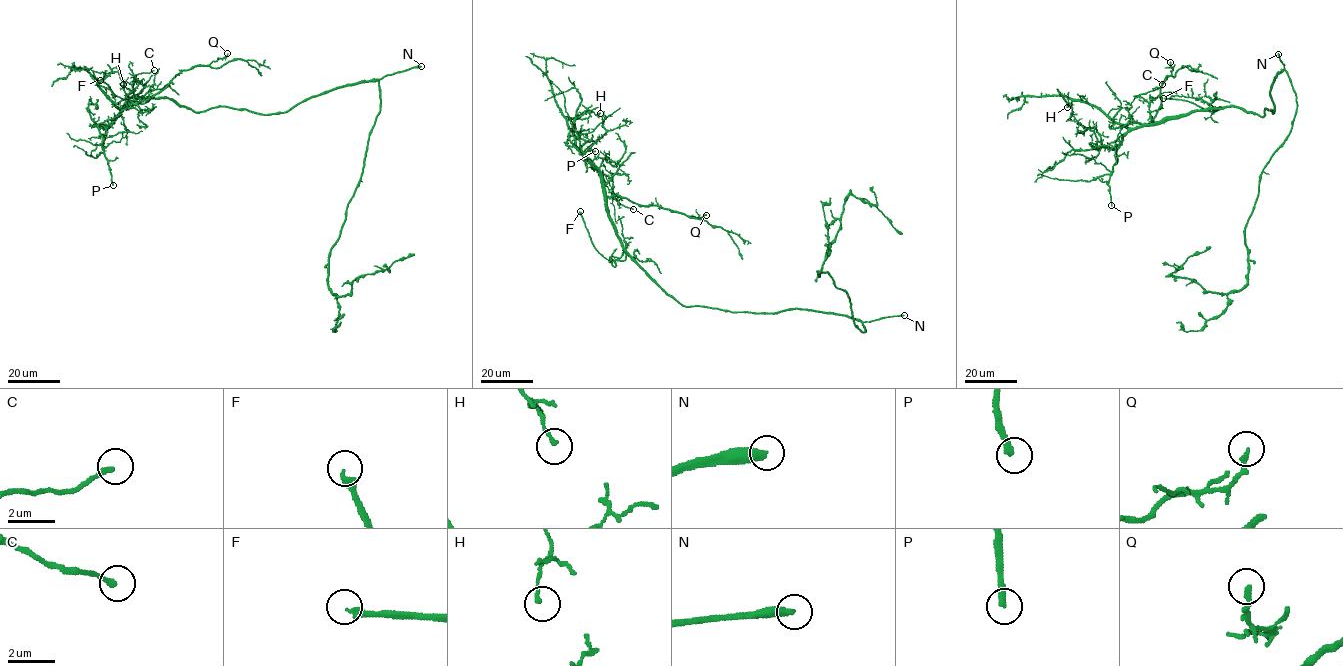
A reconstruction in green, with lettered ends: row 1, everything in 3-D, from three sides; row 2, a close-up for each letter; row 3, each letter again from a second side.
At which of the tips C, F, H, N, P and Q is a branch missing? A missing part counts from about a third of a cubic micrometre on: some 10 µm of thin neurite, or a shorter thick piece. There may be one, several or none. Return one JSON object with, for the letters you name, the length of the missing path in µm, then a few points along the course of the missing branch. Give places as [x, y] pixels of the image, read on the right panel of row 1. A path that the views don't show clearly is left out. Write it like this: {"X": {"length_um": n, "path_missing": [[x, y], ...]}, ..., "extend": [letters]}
{"F": {"length_um": 50}, "N": {"length_um": 180}, "P": {"length_um": 70}, "extend": ["F", "N", "P"]}

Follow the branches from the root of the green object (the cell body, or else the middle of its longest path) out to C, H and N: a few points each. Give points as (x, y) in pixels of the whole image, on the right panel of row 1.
C: (1270, 88), (1272, 113), (1209, 108), (1153, 121), (1140, 95), (1162, 84)
H: (1270, 88), (1274, 112), (1263, 116), (1209, 108), (1126, 128), (1064, 95), (1067, 107)
N: (1270, 88), (1284, 69), (1278, 54)

